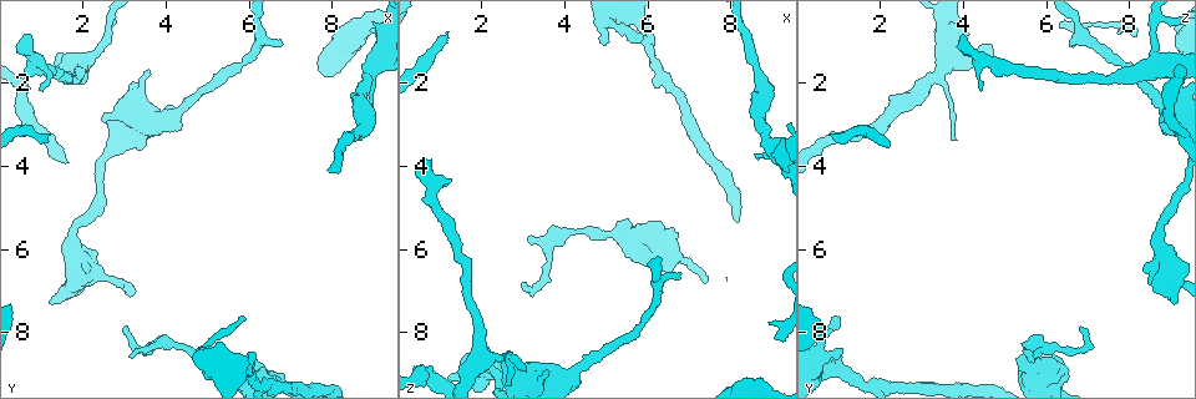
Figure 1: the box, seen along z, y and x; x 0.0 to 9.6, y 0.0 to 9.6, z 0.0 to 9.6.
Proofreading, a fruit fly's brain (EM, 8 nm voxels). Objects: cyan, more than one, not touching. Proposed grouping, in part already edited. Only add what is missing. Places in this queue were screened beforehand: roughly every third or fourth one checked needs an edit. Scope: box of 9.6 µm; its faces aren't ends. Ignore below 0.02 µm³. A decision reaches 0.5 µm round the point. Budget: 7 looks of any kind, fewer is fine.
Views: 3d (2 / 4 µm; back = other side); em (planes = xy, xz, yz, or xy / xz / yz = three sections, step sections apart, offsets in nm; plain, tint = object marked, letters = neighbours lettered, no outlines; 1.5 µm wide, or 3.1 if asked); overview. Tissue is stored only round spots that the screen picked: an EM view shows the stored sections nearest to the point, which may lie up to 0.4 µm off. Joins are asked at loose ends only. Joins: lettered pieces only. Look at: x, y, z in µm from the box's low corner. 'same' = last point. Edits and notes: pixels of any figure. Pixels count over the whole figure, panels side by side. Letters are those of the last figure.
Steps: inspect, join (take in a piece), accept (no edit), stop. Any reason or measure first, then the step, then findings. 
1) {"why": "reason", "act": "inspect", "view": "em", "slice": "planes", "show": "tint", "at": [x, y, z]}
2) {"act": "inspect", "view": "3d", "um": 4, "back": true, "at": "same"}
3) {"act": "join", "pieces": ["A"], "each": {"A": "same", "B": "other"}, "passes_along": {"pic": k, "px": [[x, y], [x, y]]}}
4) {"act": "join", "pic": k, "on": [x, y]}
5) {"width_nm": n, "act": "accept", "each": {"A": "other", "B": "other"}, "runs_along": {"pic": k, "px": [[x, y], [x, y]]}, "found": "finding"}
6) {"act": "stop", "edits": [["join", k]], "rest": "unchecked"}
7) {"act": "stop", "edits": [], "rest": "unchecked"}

{"act": "inspect", "view": "em", "slice": "planes", "show": "tint", "at": [1.15, 3.30, 0.80]}

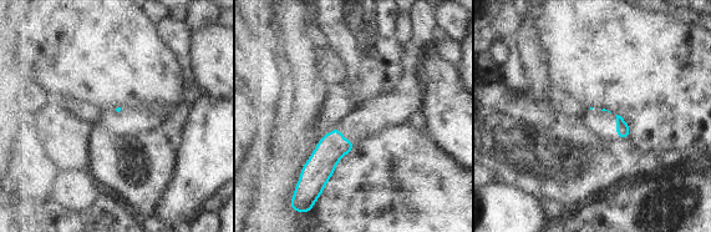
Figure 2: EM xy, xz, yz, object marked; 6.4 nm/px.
{"why": "see the neighbours", "act": "inspect", "view": "em", "slice": "planes", "show": "letters", "at": "same"}

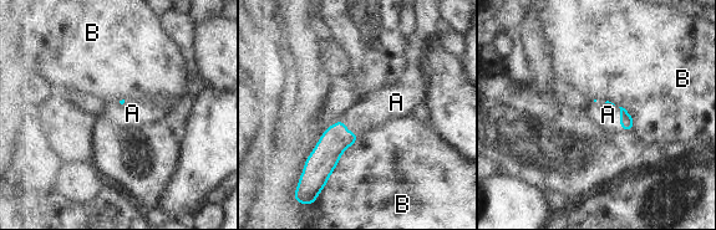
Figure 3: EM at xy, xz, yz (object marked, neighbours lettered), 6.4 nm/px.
{"act": "join", "pieces": ["A"], "each": {"A": "same", "B": "other"}, "found": "the neuron continues"}

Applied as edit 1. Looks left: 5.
{"why": "an open end", "act": "inspect", "view": "3d", "um": 2, "at": [0.75, 0.85, 4.00]}

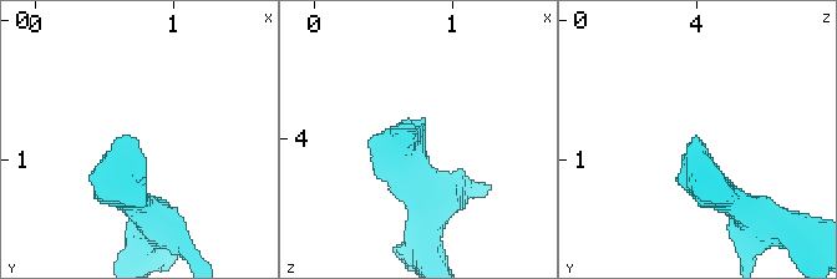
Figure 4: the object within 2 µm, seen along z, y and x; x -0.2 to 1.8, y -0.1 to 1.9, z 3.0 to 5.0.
{"act": "inspect", "view": "em", "slice": "planes", "show": "letters", "at": [0.74, 0.84, 3.96]}

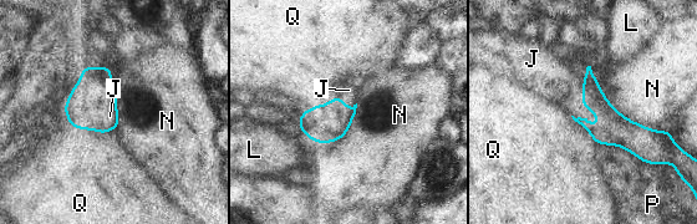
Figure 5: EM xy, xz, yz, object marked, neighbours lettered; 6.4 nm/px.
{"act": "join", "pieces": ["J"], "each": {"J": "same", "L": "other", "N": "other", "P": "other", "Q": "other"}, "passes_along": {"pic": 5, "px": [[612, 125], [583, 100], [553, 76]]}, "found": "the neuron continues"}

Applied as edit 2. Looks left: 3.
{"act": "stop", "edits": [["join", 3], ["join", 5]], "rest": "unchecked"}

